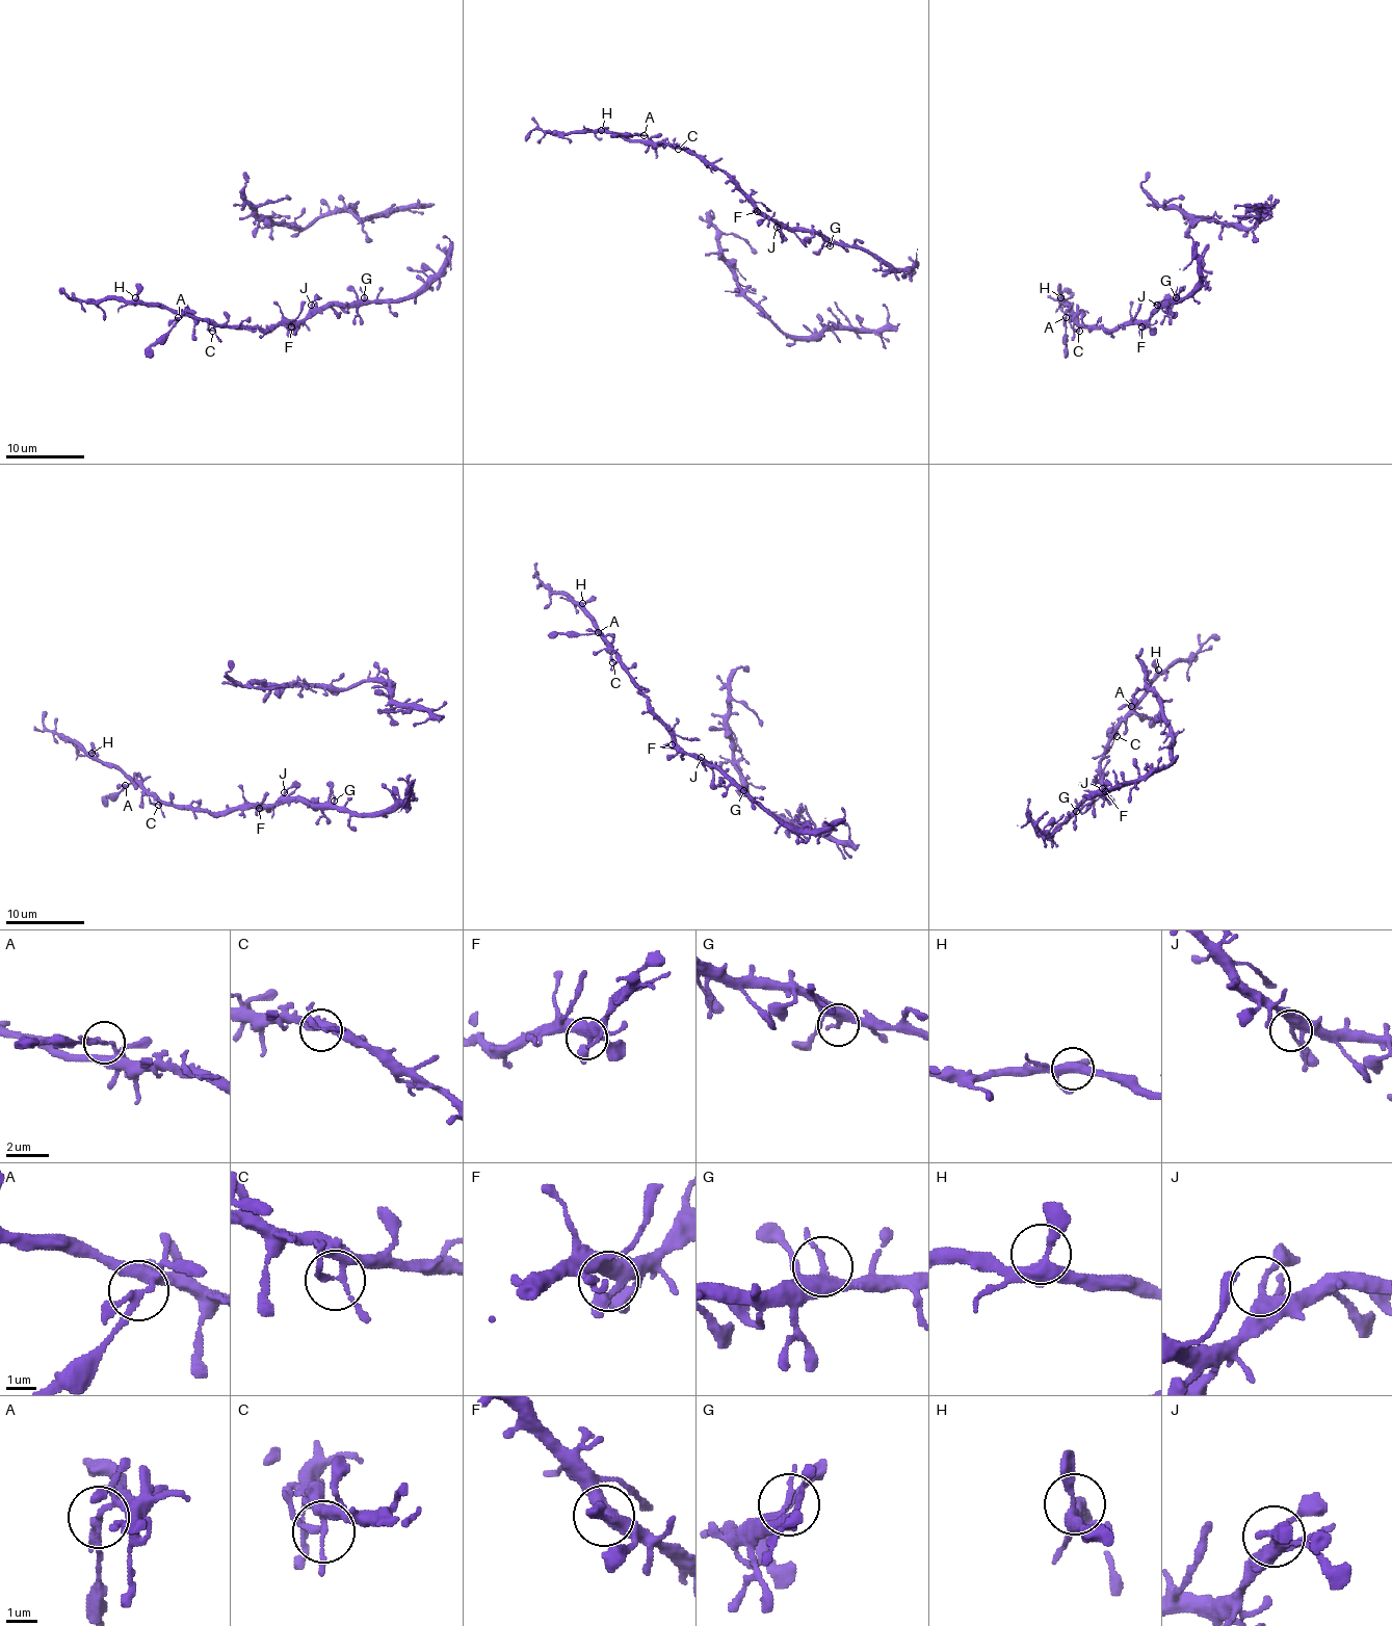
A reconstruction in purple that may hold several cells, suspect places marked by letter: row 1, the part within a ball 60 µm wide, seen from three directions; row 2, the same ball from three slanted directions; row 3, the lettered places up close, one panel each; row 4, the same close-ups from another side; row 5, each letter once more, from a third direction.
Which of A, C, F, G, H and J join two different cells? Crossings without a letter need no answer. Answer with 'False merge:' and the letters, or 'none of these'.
False merge: A

